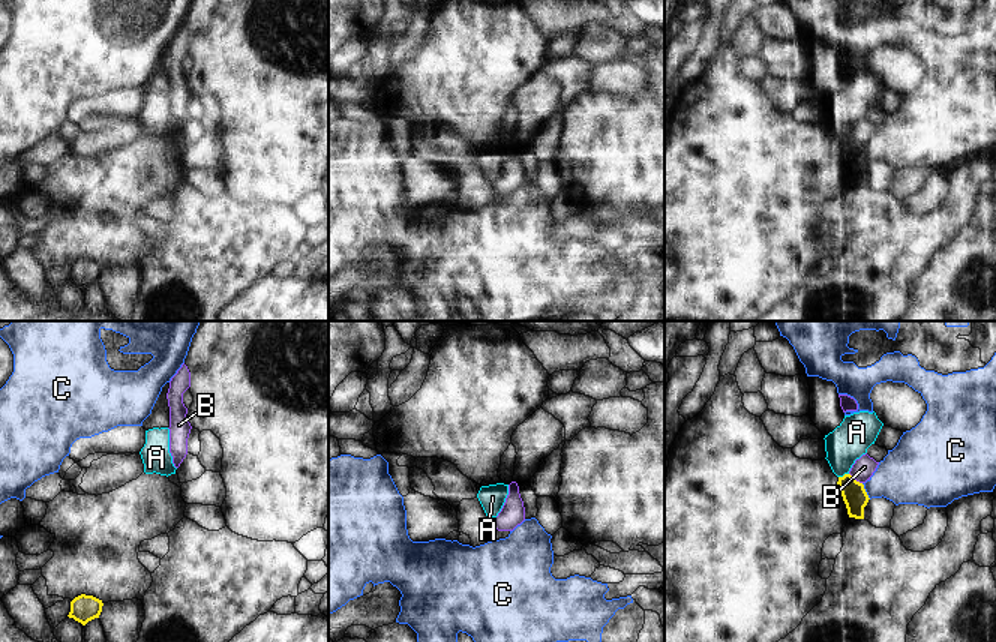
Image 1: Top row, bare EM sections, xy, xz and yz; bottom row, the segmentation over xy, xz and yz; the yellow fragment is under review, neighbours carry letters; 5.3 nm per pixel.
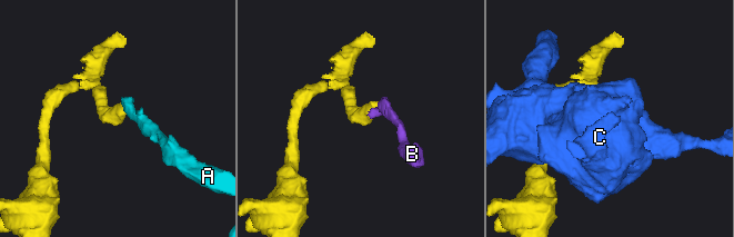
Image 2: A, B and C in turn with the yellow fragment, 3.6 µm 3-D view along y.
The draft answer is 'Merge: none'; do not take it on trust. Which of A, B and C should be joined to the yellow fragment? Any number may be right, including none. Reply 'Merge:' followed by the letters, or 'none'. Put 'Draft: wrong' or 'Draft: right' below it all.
Merge: A
Draft: wrong

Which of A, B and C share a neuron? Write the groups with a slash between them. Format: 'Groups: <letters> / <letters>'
Groups: A / B / C.

